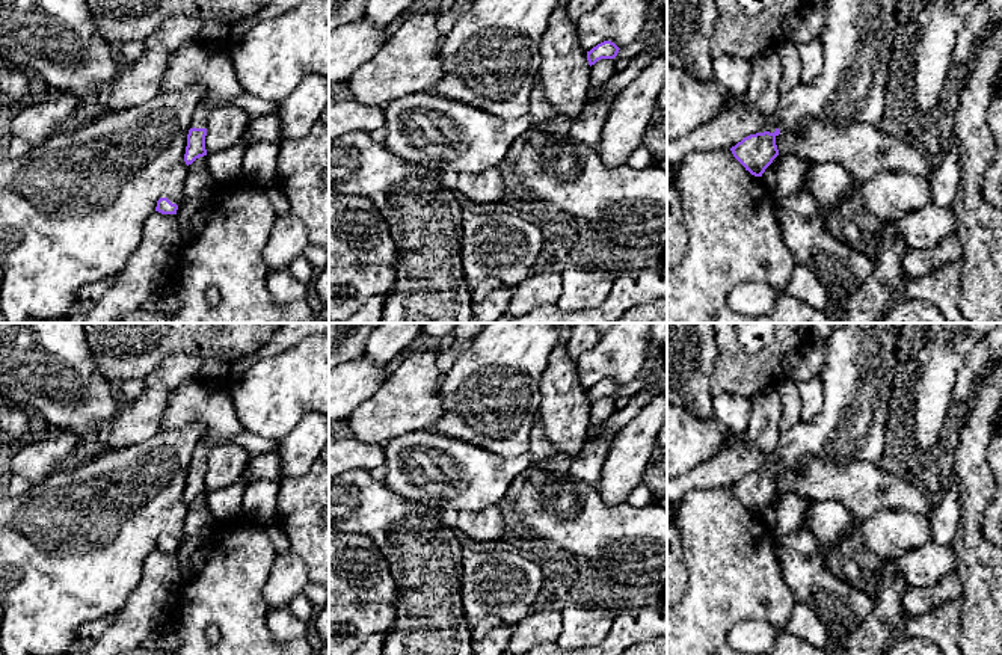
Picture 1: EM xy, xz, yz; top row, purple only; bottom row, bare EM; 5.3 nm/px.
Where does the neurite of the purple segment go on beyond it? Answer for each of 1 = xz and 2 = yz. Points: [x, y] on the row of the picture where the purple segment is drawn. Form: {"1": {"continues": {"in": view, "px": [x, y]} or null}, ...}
{"1": {"continues": null}, "2": {"continues": null}}

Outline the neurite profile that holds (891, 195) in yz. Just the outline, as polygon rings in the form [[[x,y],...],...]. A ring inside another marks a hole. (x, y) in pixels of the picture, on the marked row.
[[[884,172],[862,186],[862,204],[880,222],[933,205],[927,178],[911,174]]]

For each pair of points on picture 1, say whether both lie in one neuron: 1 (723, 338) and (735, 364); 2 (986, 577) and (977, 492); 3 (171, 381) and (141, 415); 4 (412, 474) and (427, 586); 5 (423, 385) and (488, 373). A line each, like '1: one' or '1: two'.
1: one
2: one
3: one
4: two
5: two

